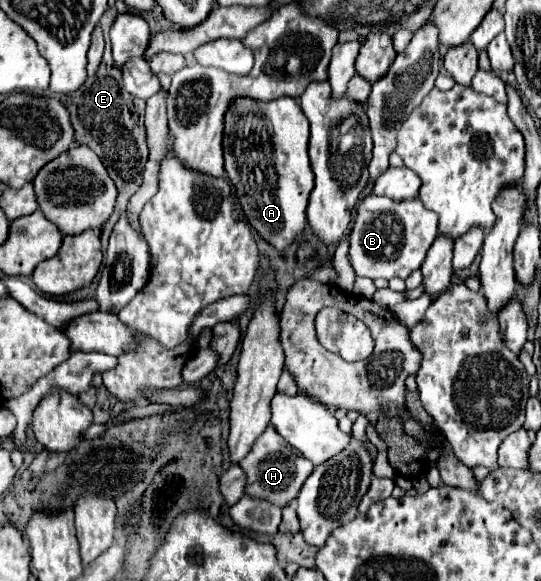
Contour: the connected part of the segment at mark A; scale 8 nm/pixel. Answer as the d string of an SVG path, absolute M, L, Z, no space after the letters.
M238 96L236 100L232 100L224 116L222 148L226 178L236 188L236 196L250 226L278 252L292 246L306 228L308 196L314 188L314 172L308 156L308 120L298 102L290 96L270 102L258 102L246 96Z

